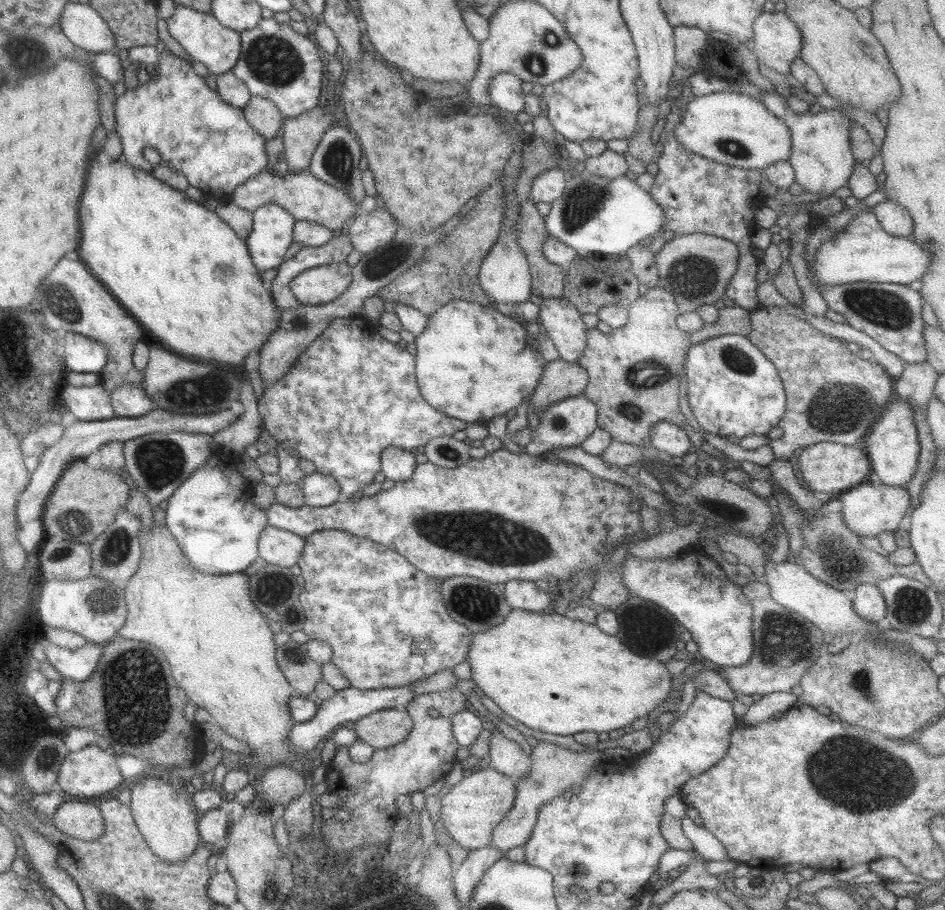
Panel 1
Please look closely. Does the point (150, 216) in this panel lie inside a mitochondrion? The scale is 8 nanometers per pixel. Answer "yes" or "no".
no

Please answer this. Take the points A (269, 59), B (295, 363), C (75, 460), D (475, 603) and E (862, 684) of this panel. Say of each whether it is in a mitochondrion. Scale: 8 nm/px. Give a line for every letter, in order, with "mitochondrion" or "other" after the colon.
A: mitochondrion
B: other
C: other
D: mitochondrion
E: mitochondrion

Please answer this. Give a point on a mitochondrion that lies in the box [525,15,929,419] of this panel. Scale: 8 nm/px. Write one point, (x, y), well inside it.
(889, 311)

